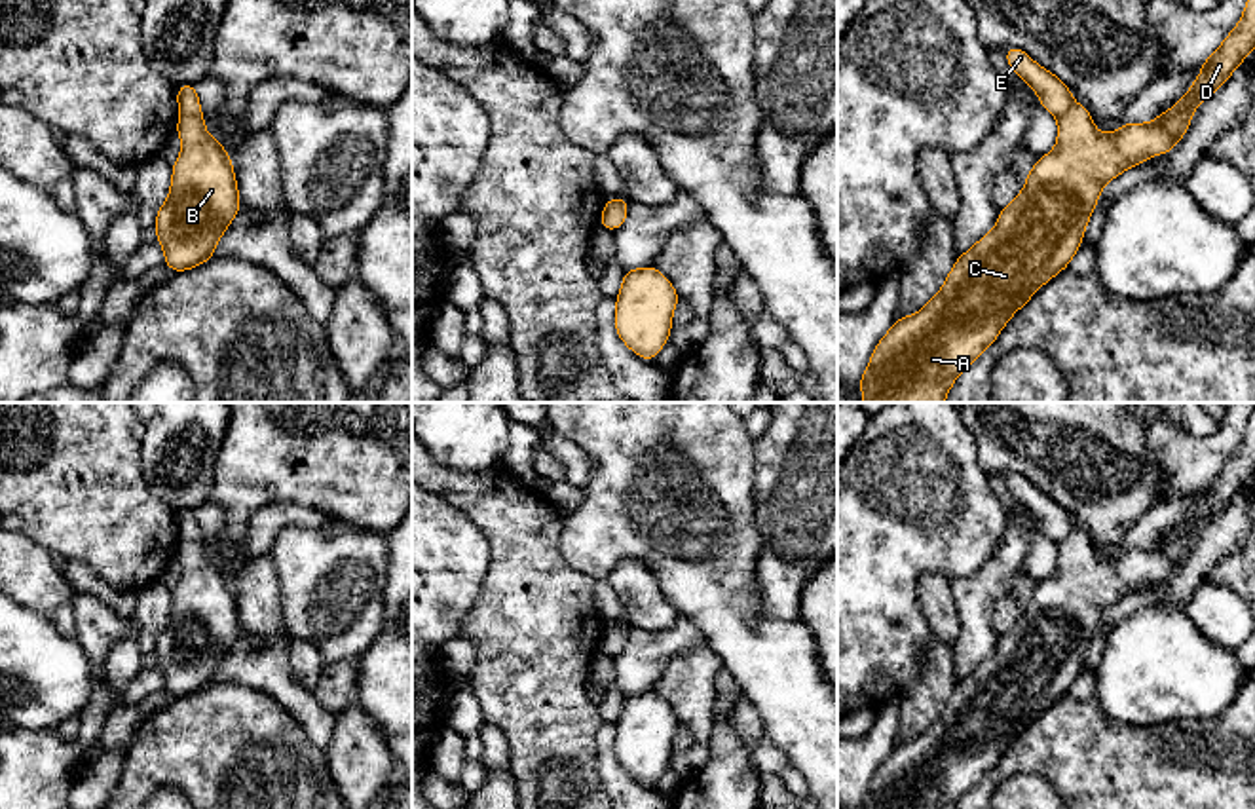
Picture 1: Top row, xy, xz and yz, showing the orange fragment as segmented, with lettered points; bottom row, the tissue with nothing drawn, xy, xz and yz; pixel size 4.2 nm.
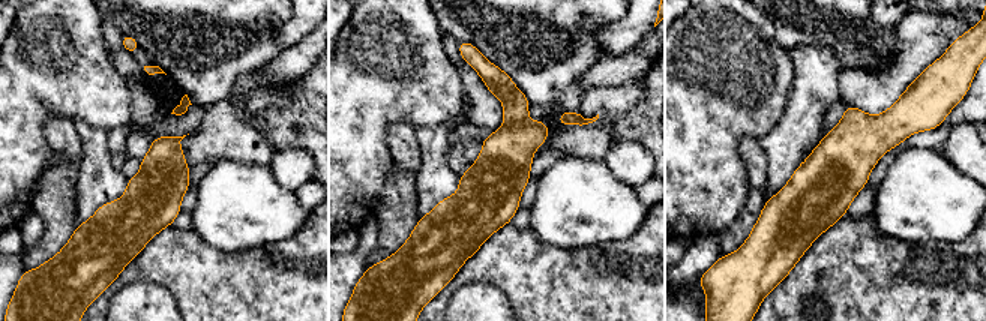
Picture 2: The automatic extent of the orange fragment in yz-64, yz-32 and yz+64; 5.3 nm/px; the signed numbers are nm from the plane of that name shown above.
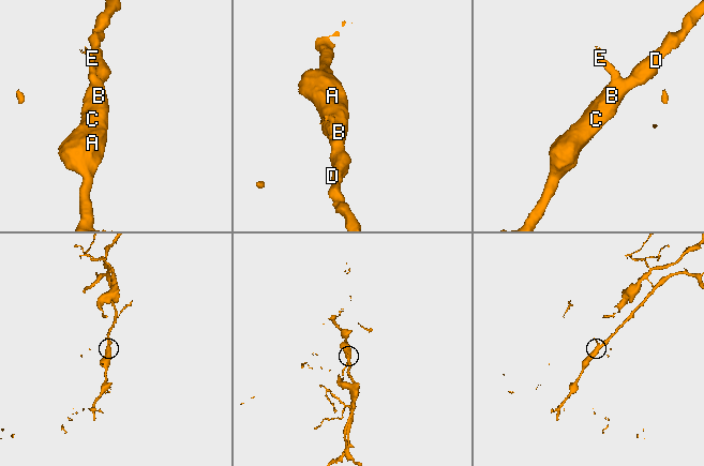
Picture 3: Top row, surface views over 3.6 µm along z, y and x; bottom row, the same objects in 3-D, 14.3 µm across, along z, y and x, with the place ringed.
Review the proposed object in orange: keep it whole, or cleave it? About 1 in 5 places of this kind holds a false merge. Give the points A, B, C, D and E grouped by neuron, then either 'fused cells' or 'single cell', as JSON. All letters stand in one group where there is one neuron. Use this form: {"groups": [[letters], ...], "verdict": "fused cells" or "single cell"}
{"groups": [["A", "B", "C", "D"], ["E"]], "verdict": "fused cells"}

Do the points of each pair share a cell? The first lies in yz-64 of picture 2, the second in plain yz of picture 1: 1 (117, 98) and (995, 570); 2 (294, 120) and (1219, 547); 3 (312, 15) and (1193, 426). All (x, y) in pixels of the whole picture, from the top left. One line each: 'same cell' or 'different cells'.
1: different cells
2: different cells
3: different cells

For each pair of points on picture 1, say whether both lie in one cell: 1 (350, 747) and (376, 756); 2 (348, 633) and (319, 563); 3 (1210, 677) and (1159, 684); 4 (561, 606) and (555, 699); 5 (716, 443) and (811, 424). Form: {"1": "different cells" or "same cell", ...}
{"1": "same cell", "2": "same cell", "3": "same cell", "4": "same cell", "5": "different cells"}

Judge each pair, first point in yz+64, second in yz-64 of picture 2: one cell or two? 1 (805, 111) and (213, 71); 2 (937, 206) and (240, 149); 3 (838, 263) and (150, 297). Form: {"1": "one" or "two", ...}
{"1": "two", "2": "two", "3": "two"}

